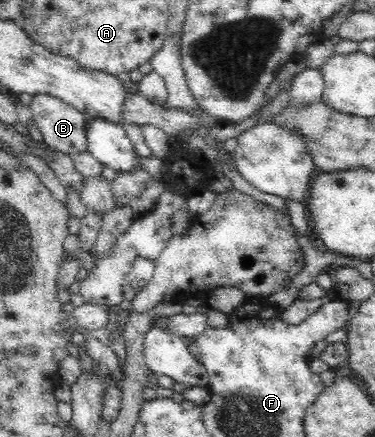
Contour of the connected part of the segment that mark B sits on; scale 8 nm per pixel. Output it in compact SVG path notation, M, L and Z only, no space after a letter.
M46 92L33 95L30 114L45 145L64 153L85 153L87 123L82 112Z

